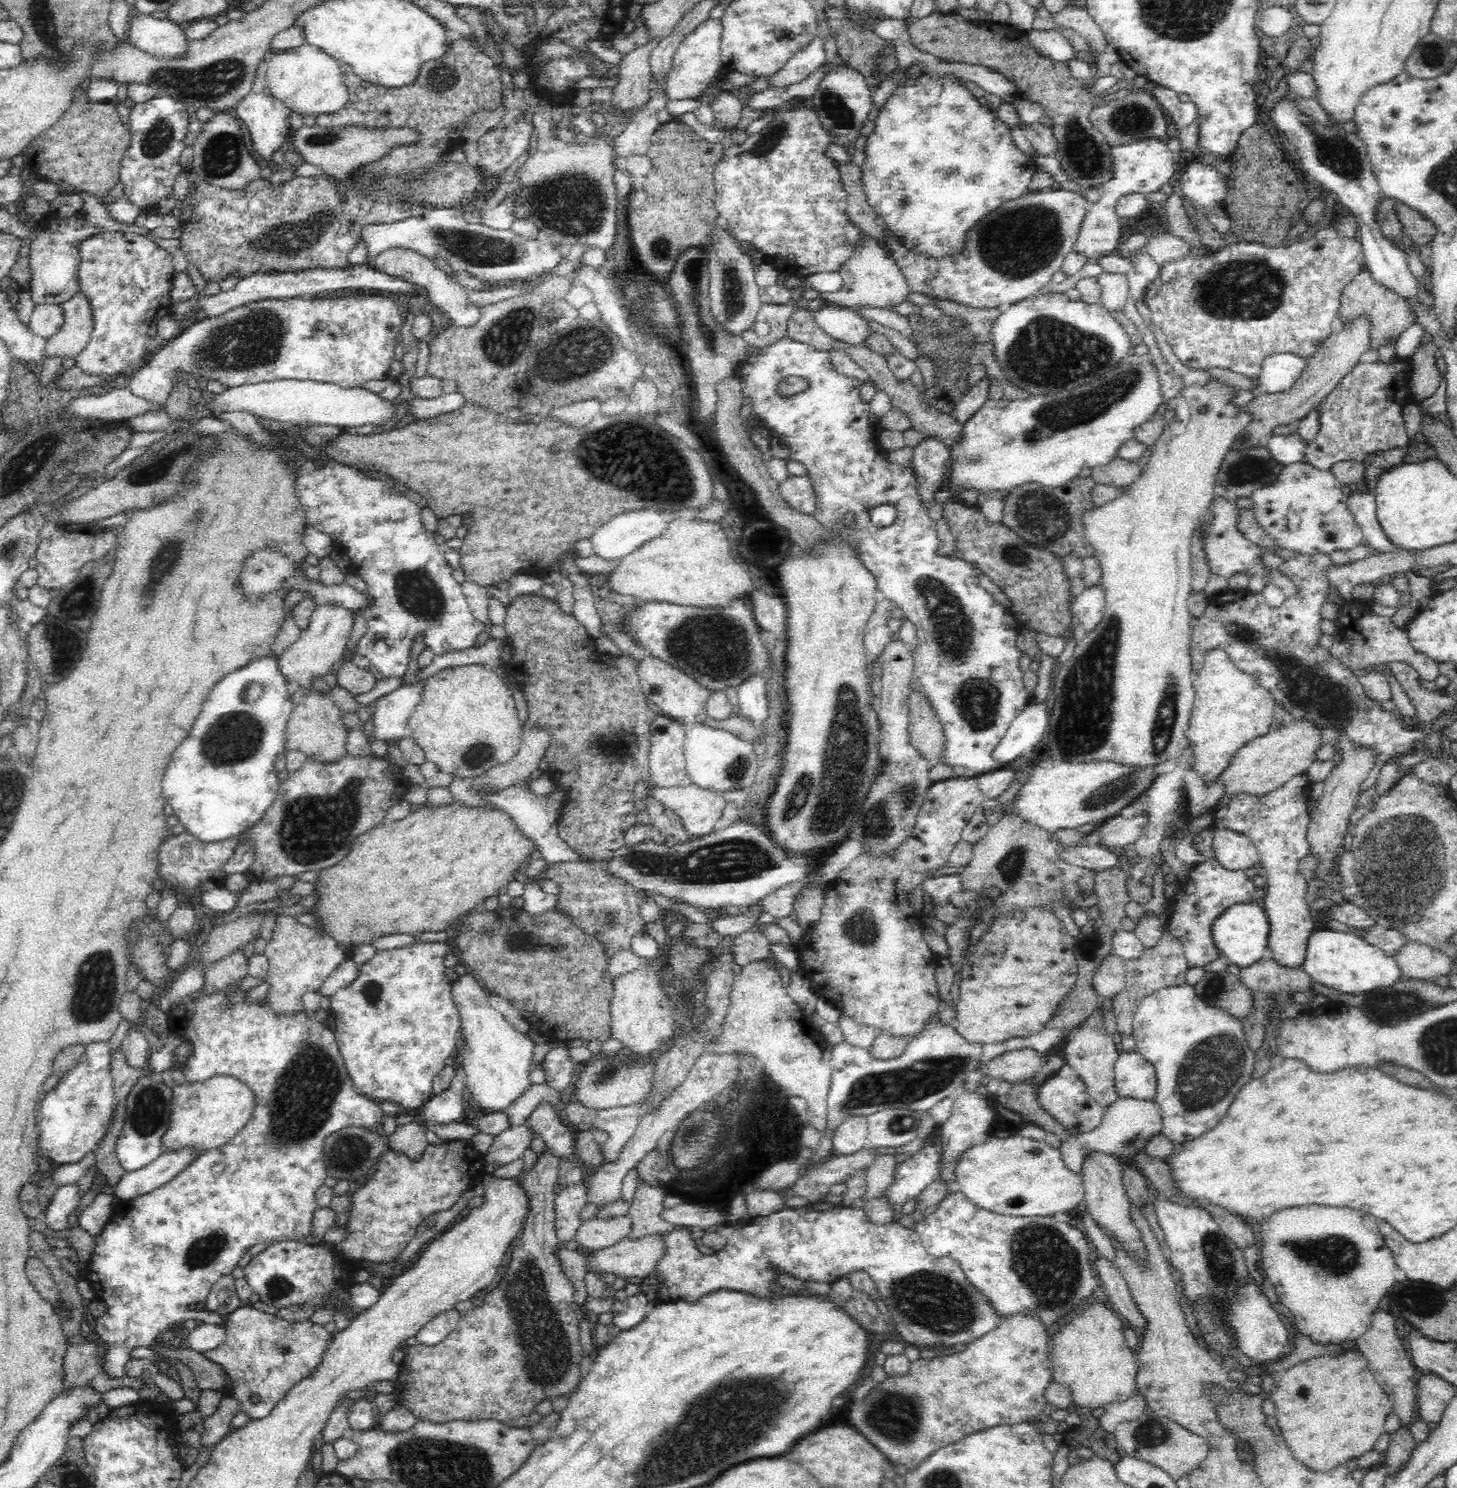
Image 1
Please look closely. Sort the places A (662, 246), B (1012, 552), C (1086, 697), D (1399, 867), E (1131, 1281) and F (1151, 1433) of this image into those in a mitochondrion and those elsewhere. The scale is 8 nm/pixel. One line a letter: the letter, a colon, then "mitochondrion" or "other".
A: mitochondrion
B: mitochondrion
C: mitochondrion
D: mitochondrion
E: other
F: mitochondrion

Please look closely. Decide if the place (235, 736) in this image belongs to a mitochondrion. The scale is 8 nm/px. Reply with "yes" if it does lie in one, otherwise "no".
yes

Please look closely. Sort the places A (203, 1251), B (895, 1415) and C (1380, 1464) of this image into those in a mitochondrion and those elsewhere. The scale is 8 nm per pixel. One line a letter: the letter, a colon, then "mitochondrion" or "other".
A: mitochondrion
B: mitochondrion
C: other

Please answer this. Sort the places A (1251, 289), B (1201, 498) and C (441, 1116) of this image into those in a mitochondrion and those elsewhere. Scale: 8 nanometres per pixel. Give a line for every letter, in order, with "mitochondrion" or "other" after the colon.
A: mitochondrion
B: other
C: other

